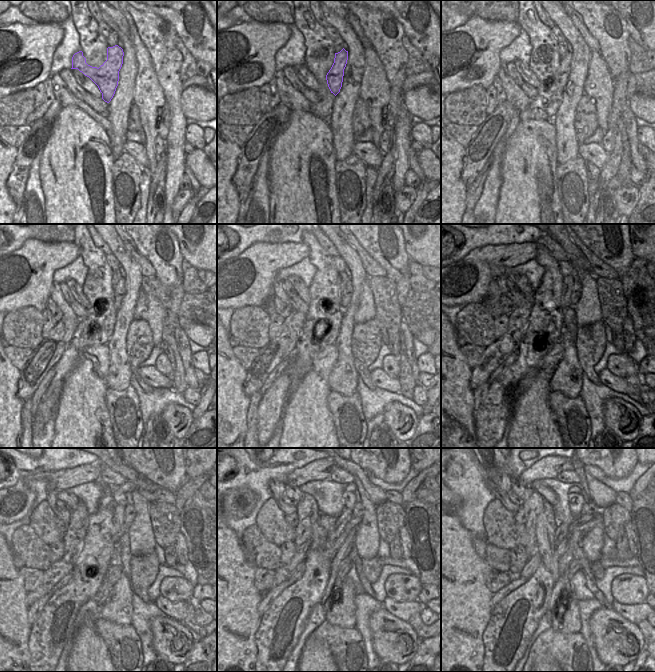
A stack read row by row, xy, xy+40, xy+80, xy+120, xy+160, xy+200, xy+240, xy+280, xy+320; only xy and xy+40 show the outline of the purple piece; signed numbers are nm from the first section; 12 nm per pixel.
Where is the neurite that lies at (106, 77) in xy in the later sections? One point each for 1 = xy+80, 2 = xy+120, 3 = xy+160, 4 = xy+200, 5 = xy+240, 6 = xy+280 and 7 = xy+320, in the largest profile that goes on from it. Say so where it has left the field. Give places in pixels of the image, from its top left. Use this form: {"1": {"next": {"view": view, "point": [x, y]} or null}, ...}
{"1": {"next": {"view": "xy+80", "point": [561, 77]}}, "2": {"next": {"view": "xy+120", "point": [120, 288]}}, "3": {"next": {"view": "xy+160", "point": [345, 298]}}, "4": {"next": {"view": "xy+200", "point": [576, 292]}}, "5": {"next": {"view": "xy+240", "point": [129, 512]}}, "6": {"next": {"view": "xy+280", "point": [358, 510]}}, "7": {"next": {"view": "xy+320", "point": [587, 509]}}}

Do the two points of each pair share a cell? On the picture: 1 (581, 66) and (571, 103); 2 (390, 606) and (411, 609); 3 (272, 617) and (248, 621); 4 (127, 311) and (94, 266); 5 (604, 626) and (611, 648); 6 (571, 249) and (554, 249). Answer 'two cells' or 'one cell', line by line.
1: one cell
2: one cell
3: two cells
4: two cells
5: one cell
6: two cells

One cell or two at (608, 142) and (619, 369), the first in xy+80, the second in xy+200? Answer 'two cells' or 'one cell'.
one cell

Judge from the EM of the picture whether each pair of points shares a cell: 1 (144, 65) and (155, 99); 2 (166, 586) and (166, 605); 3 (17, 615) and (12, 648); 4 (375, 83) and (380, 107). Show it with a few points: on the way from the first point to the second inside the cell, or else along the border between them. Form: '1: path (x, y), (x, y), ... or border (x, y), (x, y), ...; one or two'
1: path (146, 73), (147, 91); one
2: border (161, 595), (173, 602), (189, 601); two
3: path (10, 623), (10, 640); one
4: path (375, 89), (377, 101); one

